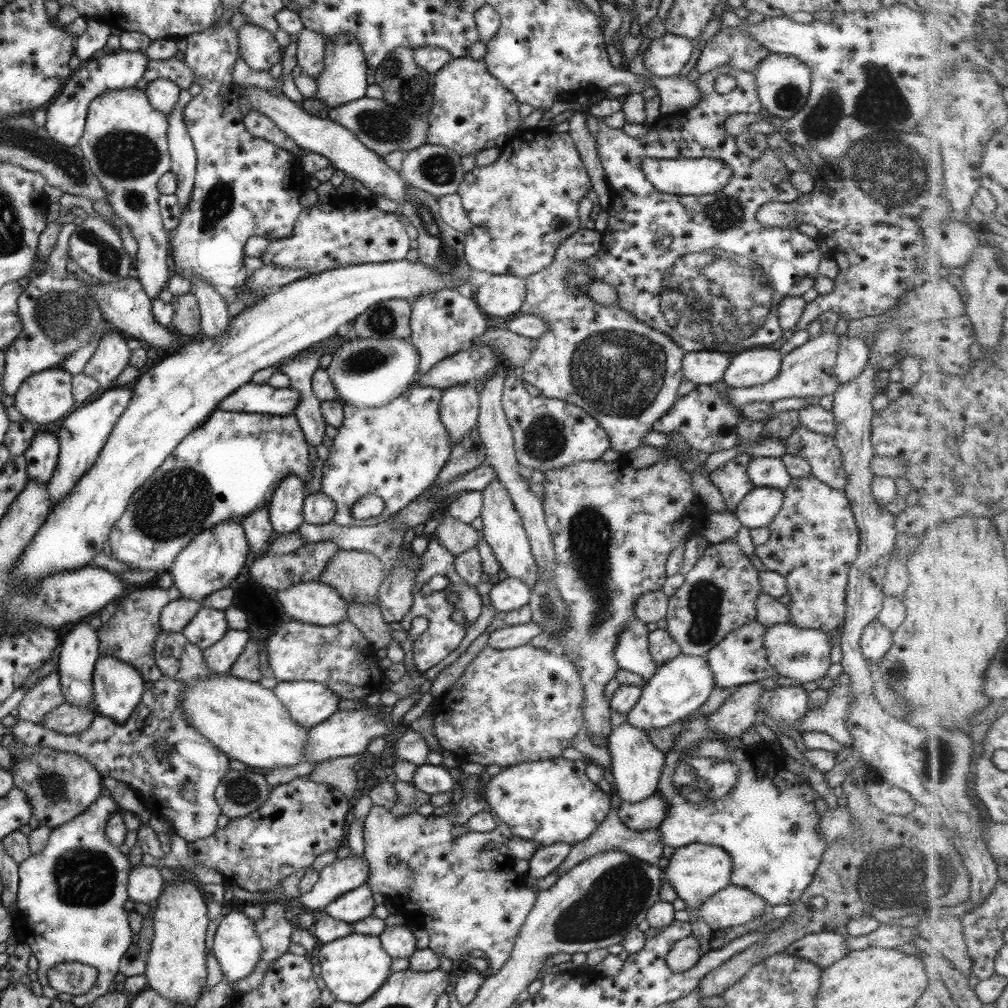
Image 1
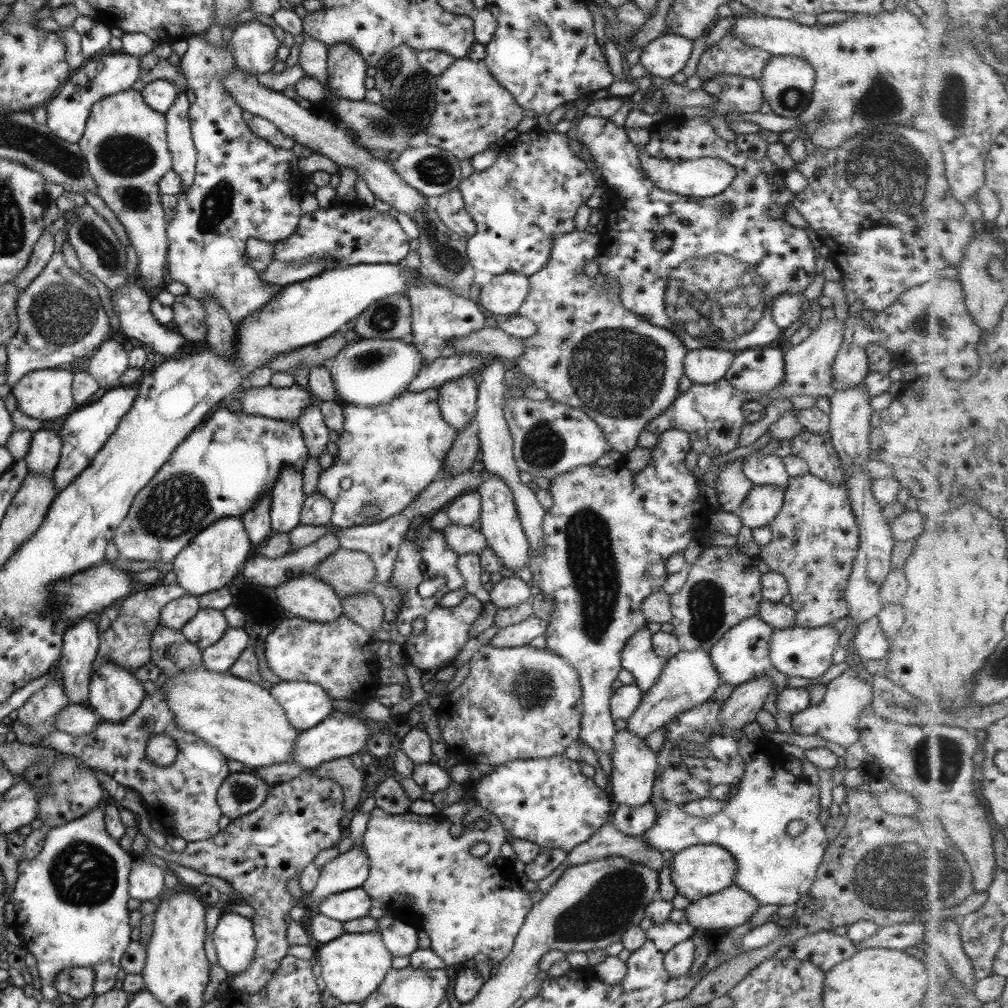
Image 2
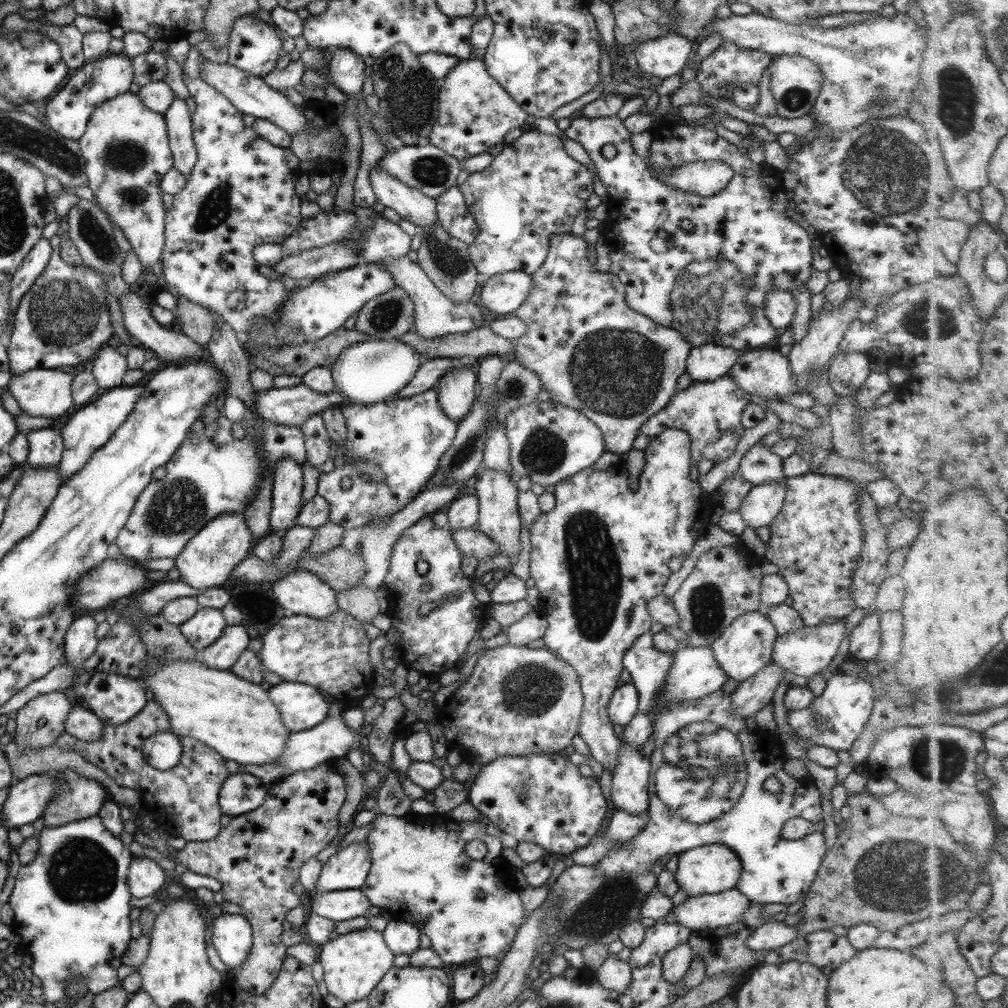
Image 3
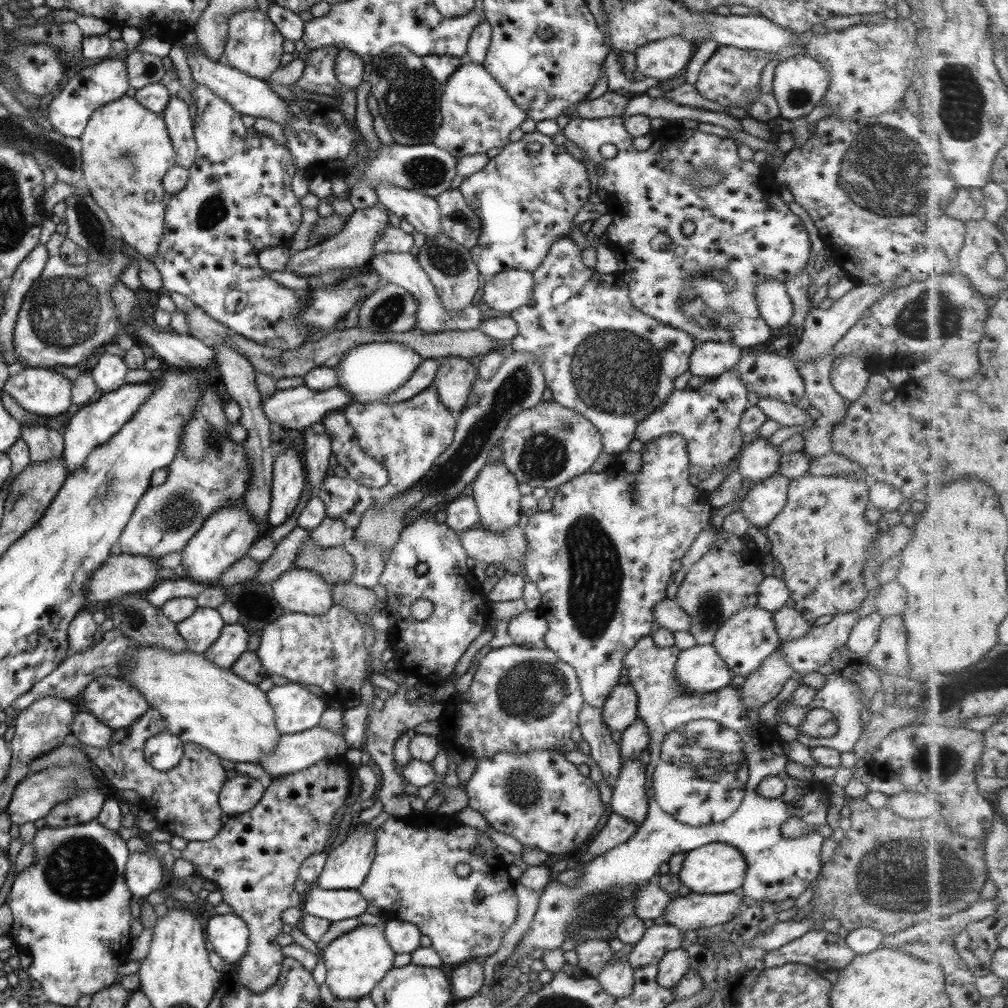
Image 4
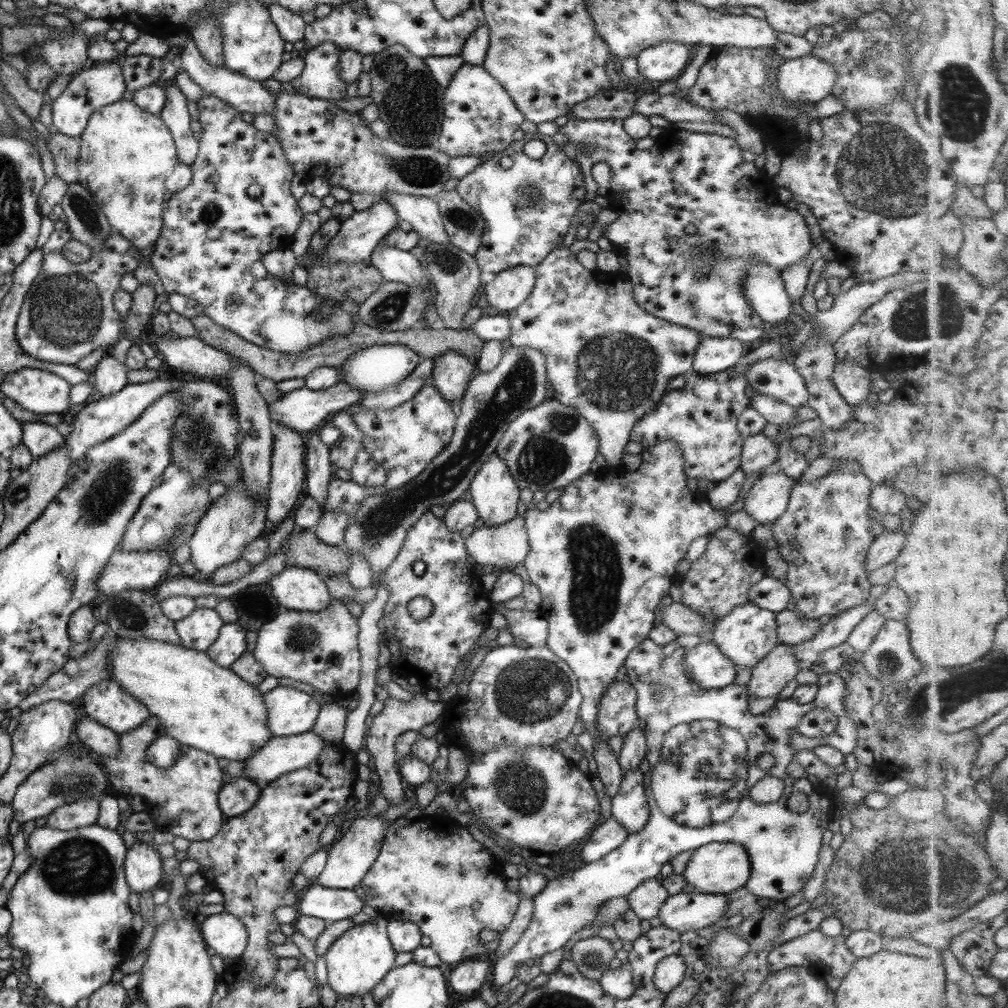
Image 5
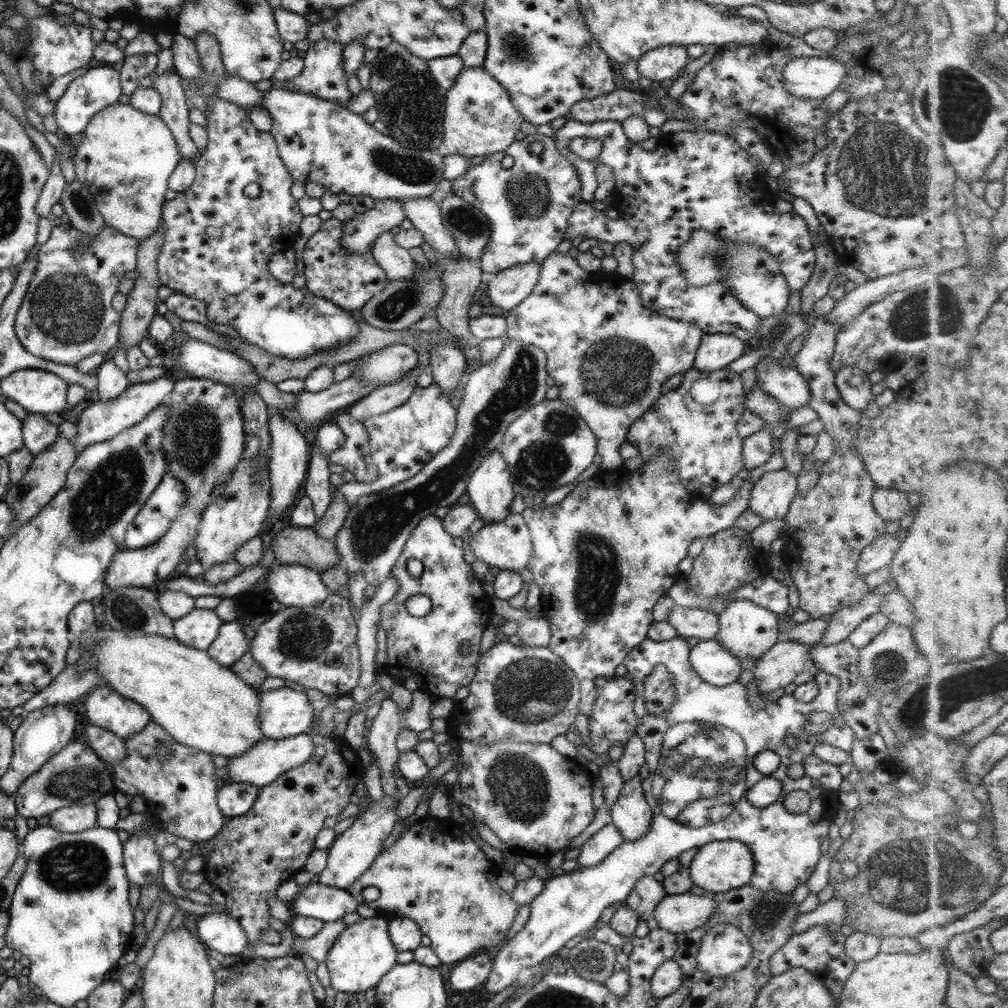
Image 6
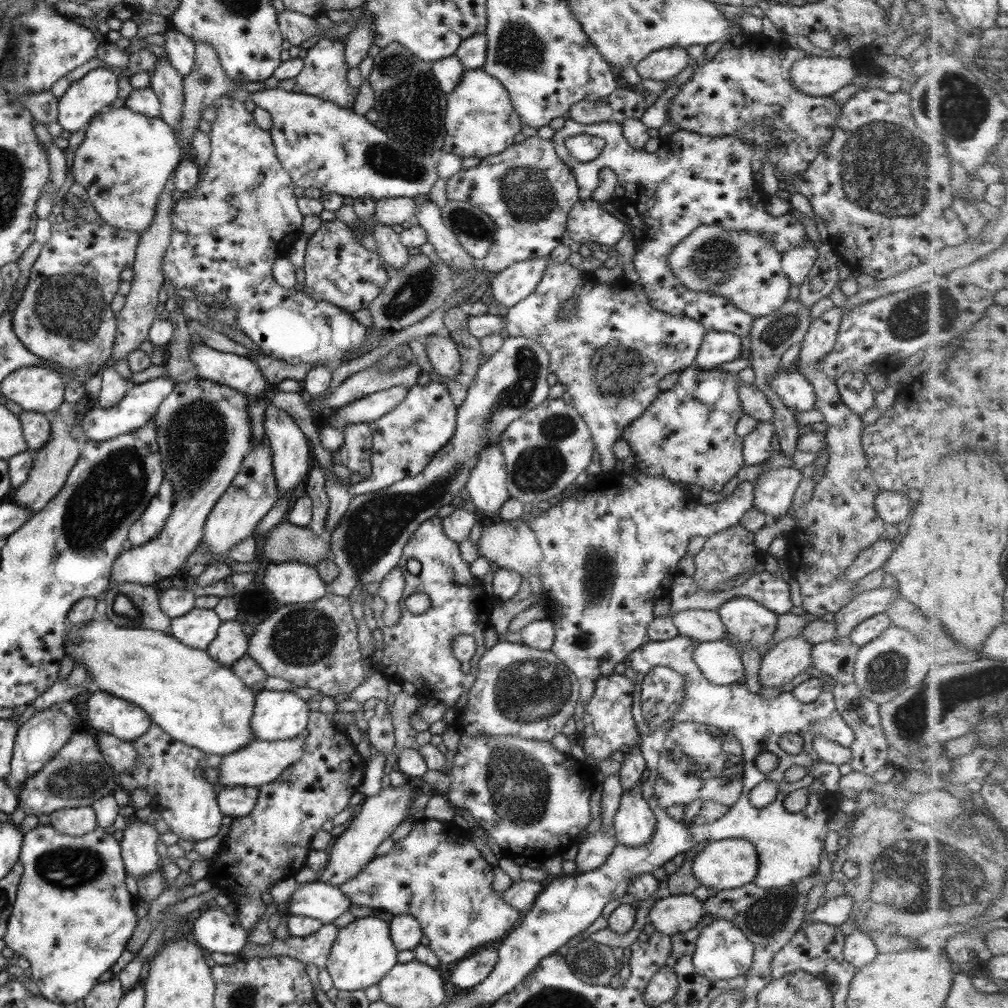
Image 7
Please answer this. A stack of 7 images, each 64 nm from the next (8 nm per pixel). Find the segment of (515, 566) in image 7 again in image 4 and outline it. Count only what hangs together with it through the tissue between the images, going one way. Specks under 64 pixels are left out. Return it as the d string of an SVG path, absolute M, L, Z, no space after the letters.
M519 526L509 528L505 533L486 532L482 529L461 532L459 543L469 558L488 564L502 564L504 559L524 558L527 544Z

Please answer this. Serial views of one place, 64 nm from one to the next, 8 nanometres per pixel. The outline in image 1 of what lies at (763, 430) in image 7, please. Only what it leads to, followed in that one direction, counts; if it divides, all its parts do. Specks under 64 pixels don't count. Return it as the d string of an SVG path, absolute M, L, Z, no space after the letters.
M752 457L746 474L753 487L768 487L781 492L792 480L780 458Z

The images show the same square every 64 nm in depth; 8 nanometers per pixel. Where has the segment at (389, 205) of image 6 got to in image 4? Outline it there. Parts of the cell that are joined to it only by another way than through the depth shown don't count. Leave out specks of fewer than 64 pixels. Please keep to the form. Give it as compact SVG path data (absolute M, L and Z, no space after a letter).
M380 204L371 208L354 209L343 224L343 228L322 243L307 246L301 252L293 252L285 263L285 272L303 274L307 278L321 270L331 268L356 268L367 264L372 256L373 243L383 228L389 225L387 210Z

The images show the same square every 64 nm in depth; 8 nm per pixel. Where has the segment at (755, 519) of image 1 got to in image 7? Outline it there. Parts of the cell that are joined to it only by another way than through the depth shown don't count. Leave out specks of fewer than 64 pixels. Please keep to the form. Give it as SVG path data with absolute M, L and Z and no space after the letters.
M793 465L762 472L753 481L752 508L763 512L768 519L783 517L792 504L801 477L800 470Z

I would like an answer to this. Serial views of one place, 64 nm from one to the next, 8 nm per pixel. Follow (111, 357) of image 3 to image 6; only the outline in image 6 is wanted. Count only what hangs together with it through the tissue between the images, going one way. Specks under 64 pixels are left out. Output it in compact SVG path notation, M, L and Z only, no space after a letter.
M109 357L105 358L93 373L97 378L97 396L101 402L117 398L130 385L126 374L121 372Z

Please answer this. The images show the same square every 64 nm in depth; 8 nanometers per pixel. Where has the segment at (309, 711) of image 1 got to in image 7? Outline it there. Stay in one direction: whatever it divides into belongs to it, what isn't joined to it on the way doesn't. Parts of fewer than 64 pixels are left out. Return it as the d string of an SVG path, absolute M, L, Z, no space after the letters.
M263 690L255 694L249 729L257 740L289 740L307 724L307 703L291 691Z

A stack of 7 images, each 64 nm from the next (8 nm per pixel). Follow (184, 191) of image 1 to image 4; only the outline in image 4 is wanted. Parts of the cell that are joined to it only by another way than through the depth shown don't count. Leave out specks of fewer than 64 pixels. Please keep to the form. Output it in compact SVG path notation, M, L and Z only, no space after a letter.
M169 94L169 102L161 114L175 152L175 165L183 166L185 169L193 164L197 150L187 106L175 95Z

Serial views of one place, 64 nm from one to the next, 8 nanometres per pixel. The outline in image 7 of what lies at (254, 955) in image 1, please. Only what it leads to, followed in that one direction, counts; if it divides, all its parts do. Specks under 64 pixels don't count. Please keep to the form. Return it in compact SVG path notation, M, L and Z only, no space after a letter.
M203 908L193 922L194 941L203 952L235 955L248 944L248 934L233 915L216 908Z

